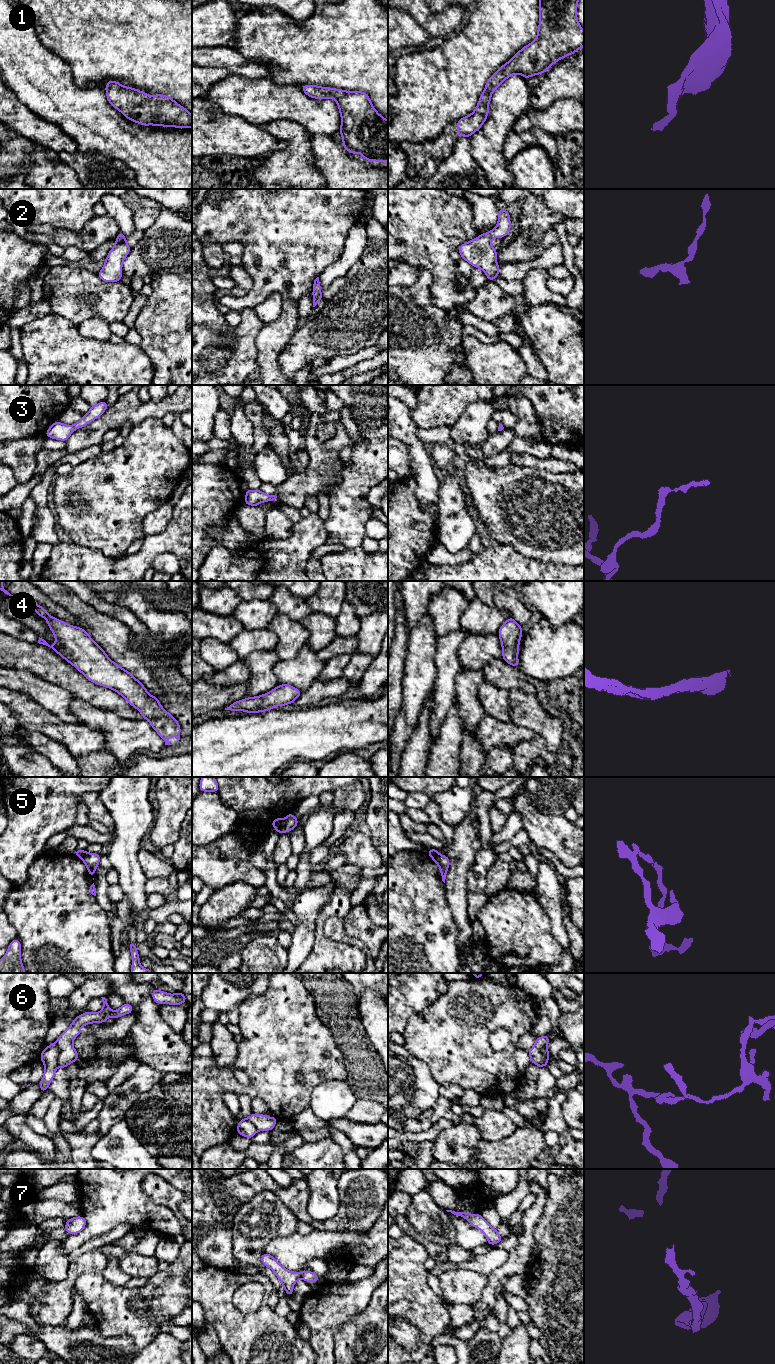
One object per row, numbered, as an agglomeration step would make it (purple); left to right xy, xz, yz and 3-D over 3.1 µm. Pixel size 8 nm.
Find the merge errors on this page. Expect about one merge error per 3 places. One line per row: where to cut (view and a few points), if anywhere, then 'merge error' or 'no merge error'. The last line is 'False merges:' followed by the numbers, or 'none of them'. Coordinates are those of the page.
1: no cut | no merge error
2: no cut | no merge error
3: no cut | no merge error
4: no cut | no merge error
5: xz (282, 819), (282, 822), (275, 828) | merge error
6: xy (54, 1043), (58, 1050), (58, 1066) | merge error
7: no cut | no merge error
False merges: 5, 6

